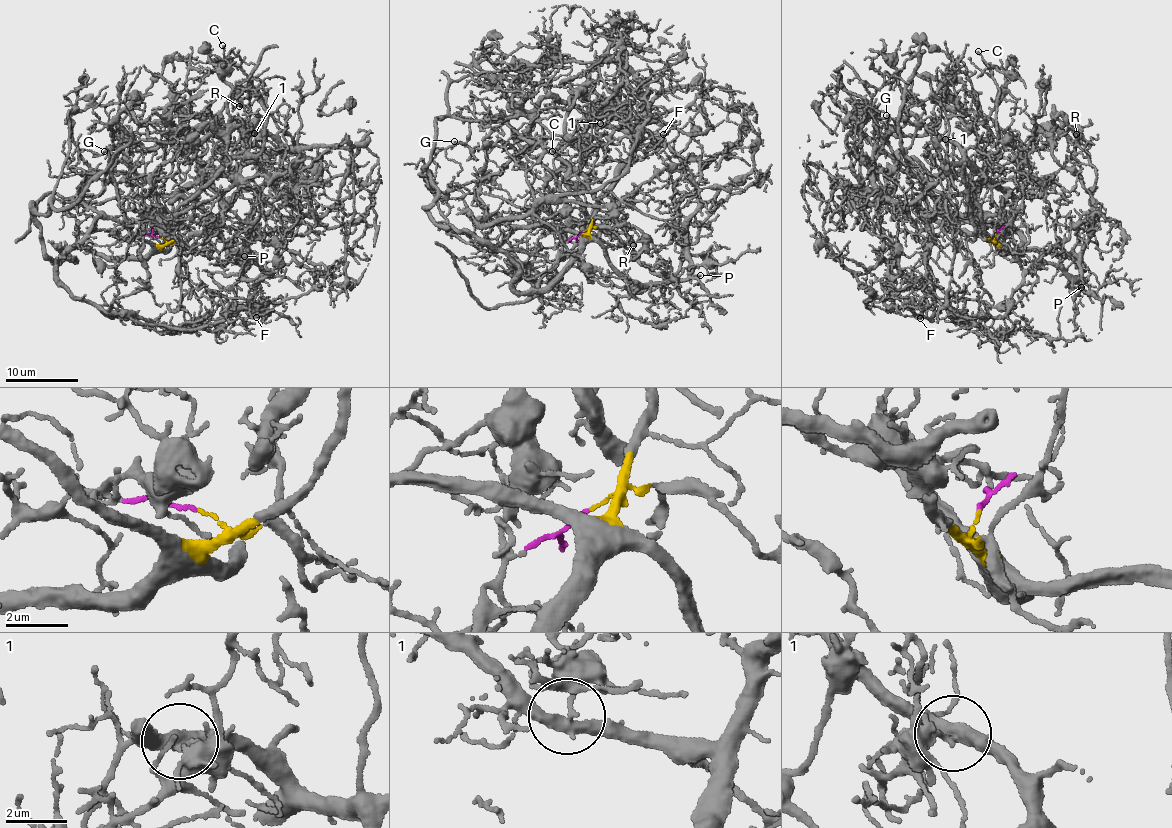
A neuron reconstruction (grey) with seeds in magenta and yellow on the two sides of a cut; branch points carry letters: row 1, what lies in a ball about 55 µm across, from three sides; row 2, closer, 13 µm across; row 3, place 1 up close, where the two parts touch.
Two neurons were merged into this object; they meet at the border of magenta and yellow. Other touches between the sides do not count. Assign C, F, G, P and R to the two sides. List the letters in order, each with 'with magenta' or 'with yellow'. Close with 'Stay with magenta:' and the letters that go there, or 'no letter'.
C: with magenta
F: with yellow
G: with magenta
P: with yellow
R: with yellow
Stay with magenta: C, G

